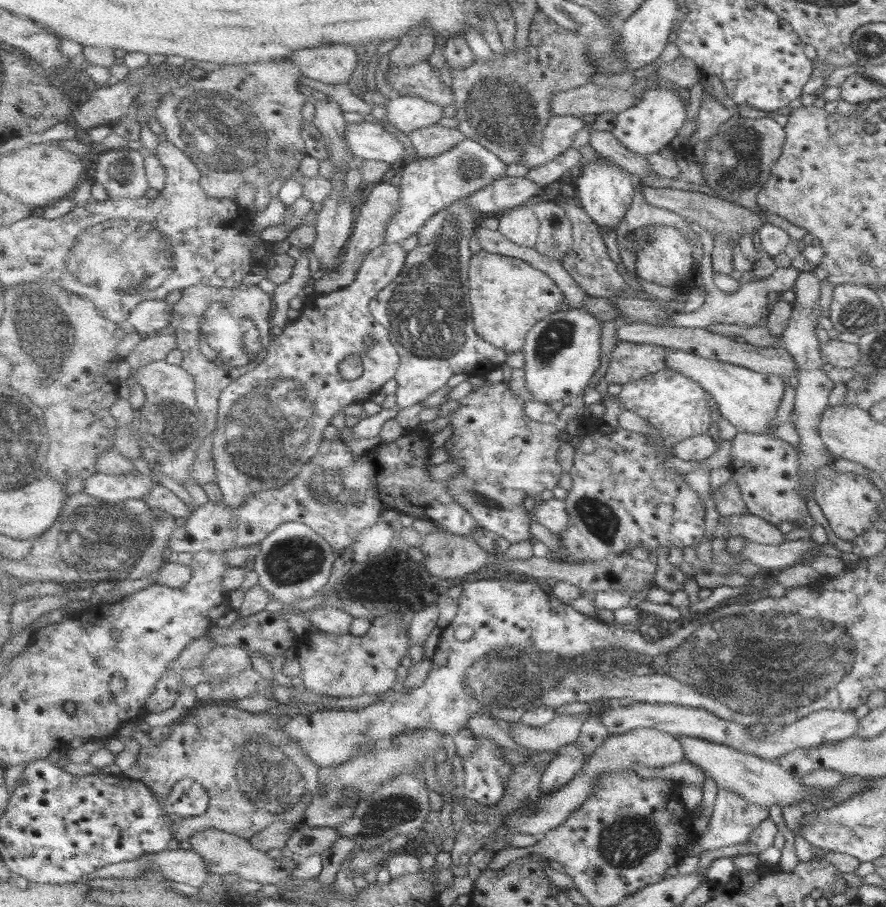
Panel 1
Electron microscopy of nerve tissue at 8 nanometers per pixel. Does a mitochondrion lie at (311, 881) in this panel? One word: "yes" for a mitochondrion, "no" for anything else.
no

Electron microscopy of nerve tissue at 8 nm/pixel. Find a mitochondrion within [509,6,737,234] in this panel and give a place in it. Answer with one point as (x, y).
(571, 63)

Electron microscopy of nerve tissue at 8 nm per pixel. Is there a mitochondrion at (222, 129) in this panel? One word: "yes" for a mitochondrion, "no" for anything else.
yes

